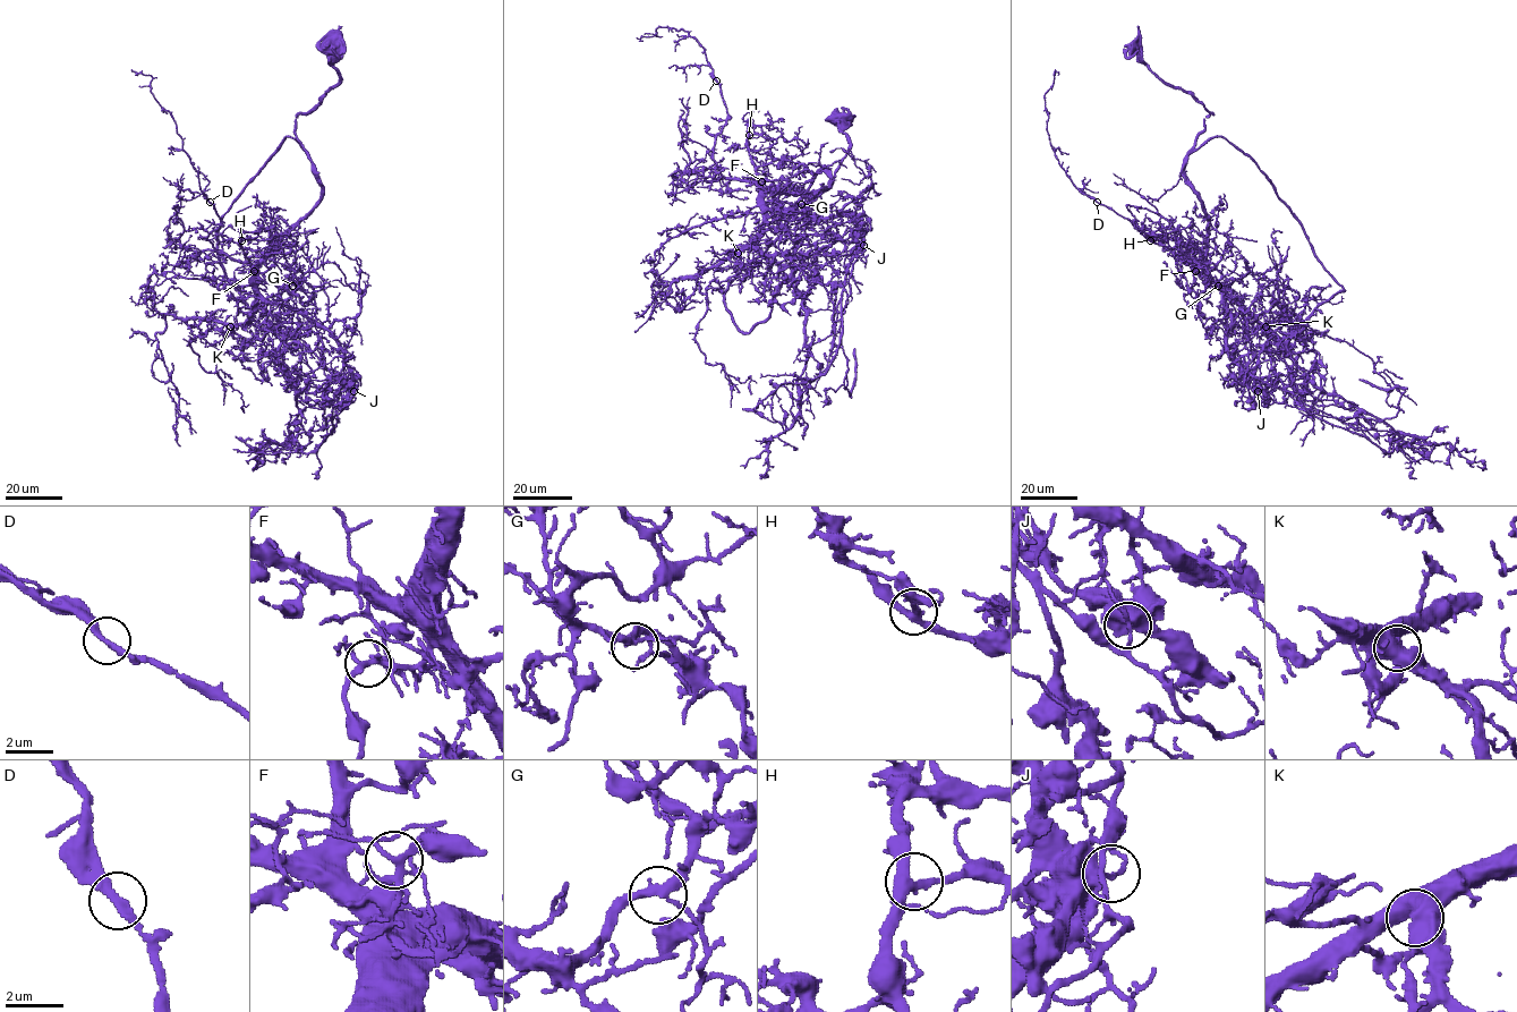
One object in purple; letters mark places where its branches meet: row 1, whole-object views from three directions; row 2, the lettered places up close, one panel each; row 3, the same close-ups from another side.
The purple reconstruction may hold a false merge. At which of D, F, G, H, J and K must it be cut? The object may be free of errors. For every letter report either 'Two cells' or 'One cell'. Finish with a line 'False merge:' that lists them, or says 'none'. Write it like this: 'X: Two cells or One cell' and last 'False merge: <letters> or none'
D: One cell
F: One cell
G: One cell
H: One cell
J: Two cells
K: One cell
False merge: J

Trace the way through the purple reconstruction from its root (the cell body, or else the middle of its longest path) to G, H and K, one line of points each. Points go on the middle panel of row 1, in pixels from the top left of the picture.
G: (840, 120), (850, 143), (829, 186), (804, 194), (820, 170), (825, 187), (777, 190), (801, 193), (801, 204)
H: (840, 120), (848, 151), (814, 197), (803, 185), (820, 170), (831, 183), (814, 192), (761, 187), (749, 135)
K: (840, 120), (850, 143), (829, 186), (804, 194), (820, 170), (814, 192), (767, 190), (764, 232), (738, 253)

